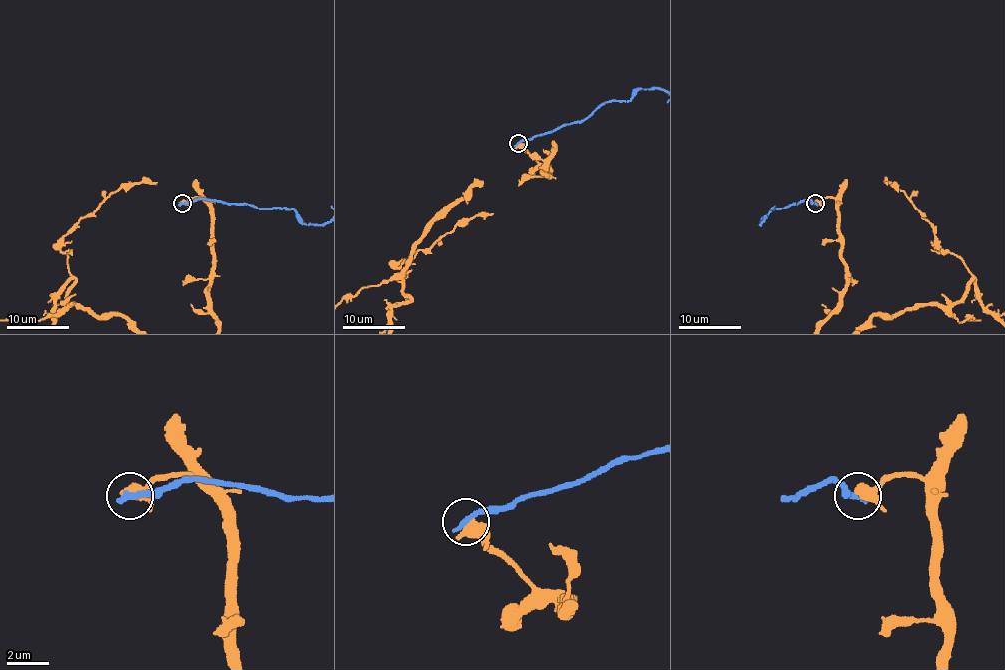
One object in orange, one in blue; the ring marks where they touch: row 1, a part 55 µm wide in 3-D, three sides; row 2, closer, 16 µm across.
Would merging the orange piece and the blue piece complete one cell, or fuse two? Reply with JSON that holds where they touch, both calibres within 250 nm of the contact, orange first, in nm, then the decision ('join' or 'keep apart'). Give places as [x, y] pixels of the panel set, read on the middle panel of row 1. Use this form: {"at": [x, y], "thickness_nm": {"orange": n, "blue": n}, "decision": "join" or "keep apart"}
{"at": [518, 143], "thickness_nm": {"orange": 440, "blue": 320}, "decision": "keep apart"}

